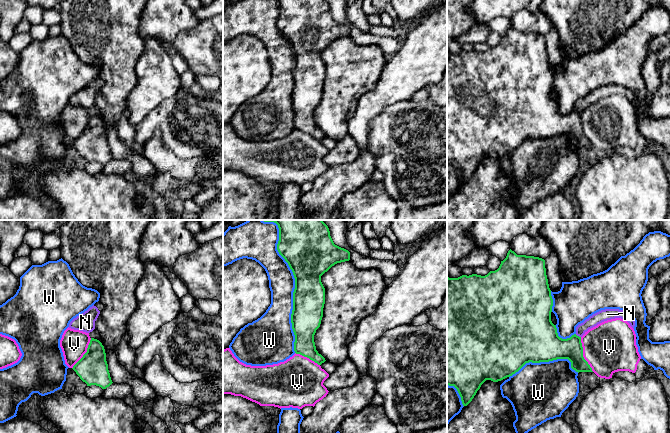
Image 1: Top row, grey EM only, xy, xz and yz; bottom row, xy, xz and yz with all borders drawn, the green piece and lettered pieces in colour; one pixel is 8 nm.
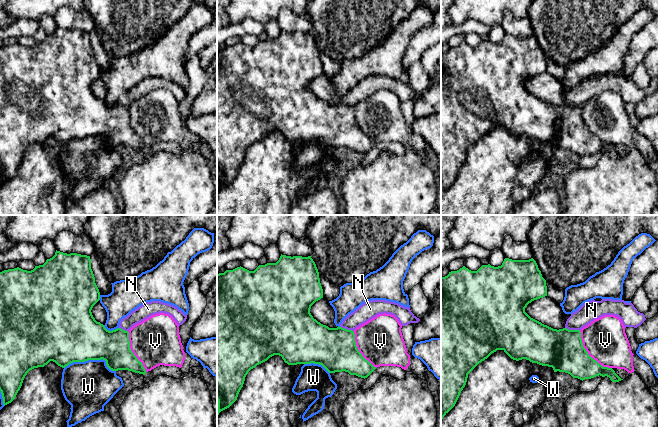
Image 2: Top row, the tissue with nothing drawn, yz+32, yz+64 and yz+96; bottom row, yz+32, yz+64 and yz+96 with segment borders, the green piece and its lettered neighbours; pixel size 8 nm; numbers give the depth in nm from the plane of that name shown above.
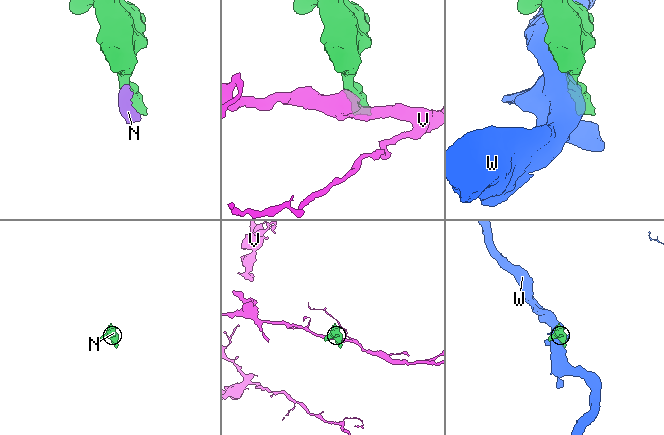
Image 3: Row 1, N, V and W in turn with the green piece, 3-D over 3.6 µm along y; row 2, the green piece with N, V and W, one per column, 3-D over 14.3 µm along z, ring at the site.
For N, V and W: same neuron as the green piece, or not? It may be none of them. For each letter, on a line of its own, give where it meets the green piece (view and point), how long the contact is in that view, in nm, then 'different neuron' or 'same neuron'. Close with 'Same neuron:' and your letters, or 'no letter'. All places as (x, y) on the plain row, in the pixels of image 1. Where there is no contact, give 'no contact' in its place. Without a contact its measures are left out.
N: meets green in yz at (578, 112); contact 50 nm long; different neuron
V: meets green in yz at (582, 130); contact 300 nm long; different neuron
W: meets green in xz at (295, 64); contact 1050 nm long; different neuron
Same neuron: no letter

